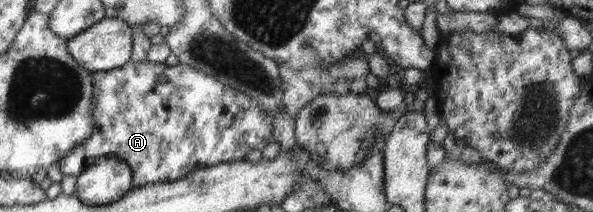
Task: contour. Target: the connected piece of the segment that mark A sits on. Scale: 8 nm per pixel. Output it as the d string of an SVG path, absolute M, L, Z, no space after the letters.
M130 59L120 69L92 71L91 77L95 86L92 105L94 129L90 131L90 137L80 141L72 151L59 159L58 164L64 175L78 177L94 161L114 156L132 168L132 187L142 187L182 179L198 168L245 159L250 149L262 151L269 143L274 142L272 121L254 99L189 65L178 63L169 66L148 61L138 63Z

